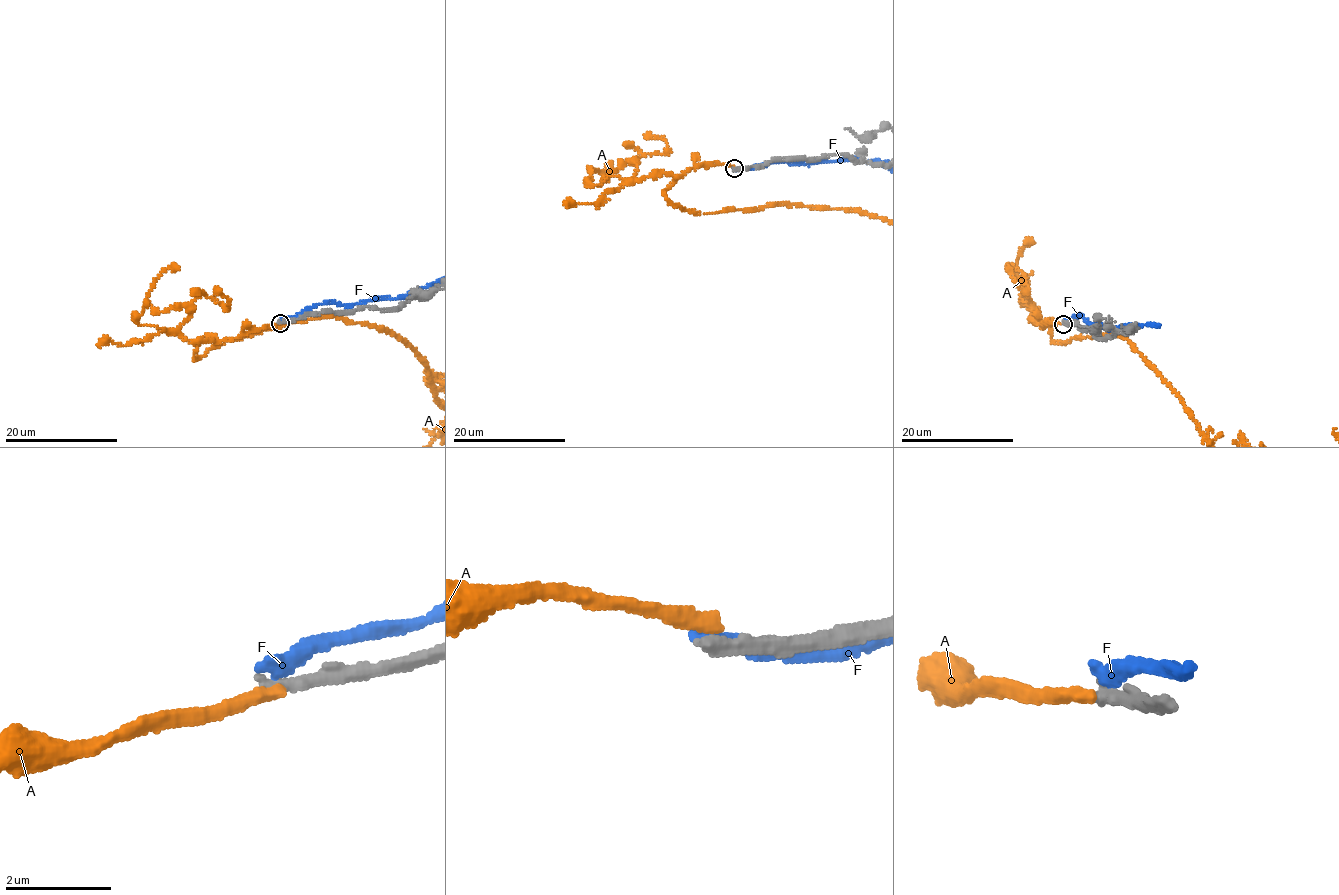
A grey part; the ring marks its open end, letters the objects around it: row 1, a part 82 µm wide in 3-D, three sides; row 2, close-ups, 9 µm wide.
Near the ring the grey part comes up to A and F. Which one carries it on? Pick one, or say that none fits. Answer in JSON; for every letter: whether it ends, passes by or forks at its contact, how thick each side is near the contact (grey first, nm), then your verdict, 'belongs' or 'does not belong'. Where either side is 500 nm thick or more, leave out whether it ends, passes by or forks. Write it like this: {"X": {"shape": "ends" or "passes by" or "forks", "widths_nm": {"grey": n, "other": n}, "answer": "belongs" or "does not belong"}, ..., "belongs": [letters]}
{"A": {"shape": "ends", "widths_nm": {"grey": 280, "other": 300}, "answer": "does not belong"}, "F": {"shape": "ends", "widths_nm": {"grey": 320, "other": 320}, "answer": "does not belong"}, "belongs": []}

